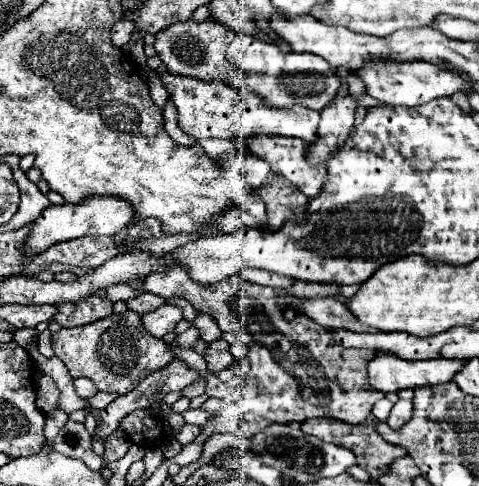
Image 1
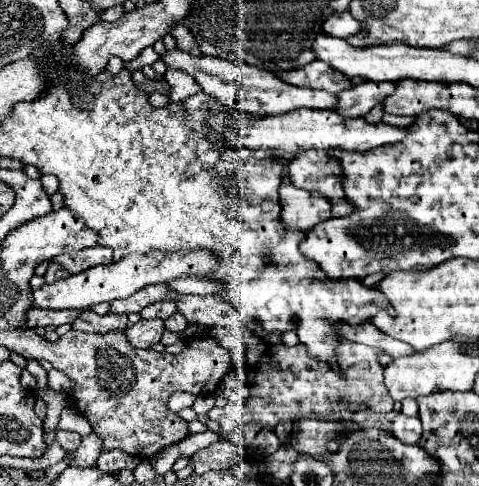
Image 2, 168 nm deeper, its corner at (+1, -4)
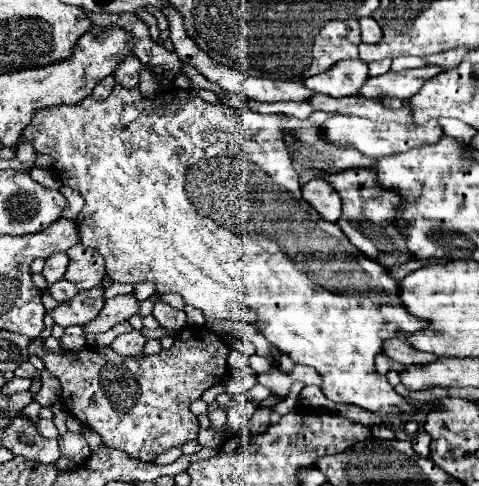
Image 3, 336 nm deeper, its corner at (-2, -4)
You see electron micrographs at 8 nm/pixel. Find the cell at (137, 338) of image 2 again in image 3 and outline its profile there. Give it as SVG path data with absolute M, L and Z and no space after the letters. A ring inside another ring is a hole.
M132 330L132 332L128 332L128 334L118 336L118 338L110 344L110 348L112 348L116 354L122 354L122 356L142 356L144 342L146 342L146 338L144 338L138 330Z

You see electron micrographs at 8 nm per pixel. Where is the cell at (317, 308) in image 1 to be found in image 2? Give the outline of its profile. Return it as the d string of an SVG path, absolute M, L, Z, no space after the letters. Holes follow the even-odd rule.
M337 324L337 334L345 340L351 342L361 342L367 346L373 346L381 352L387 352L389 356L397 358L397 356L405 356L405 354L413 354L413 348L405 342L399 342L387 334L383 334L381 330L377 330L373 324L359 324L359 326L351 326L351 324Z

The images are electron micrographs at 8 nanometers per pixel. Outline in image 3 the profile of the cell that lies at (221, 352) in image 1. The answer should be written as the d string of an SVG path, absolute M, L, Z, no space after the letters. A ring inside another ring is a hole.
M192 326L188 330L184 328L182 332L178 332L174 344L168 350L162 350L154 356L120 356L108 346L86 346L76 352L50 354L44 350L42 340L30 342L30 354L38 354L38 358L44 360L46 370L60 380L62 402L66 404L68 412L74 418L78 418L84 426L98 432L104 446L124 450L142 462L154 462L156 456L164 450L182 446L188 440L196 440L200 426L196 416L190 412L190 404L198 400L208 388L224 380L228 372L226 358L230 354L230 348L212 330Z

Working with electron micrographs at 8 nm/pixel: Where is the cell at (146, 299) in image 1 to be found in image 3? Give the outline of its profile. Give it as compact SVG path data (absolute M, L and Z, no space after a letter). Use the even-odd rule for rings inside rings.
M156 302L152 316L158 320L160 328L166 328L170 332L178 332L186 326L186 314L184 310L176 310L166 302Z

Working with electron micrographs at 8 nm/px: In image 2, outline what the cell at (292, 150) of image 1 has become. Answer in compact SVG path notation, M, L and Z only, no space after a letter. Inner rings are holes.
M301 150L289 162L289 180L297 188L321 192L333 206L333 216L349 216L351 204L345 200L345 194L339 184L341 168L329 160L327 152Z

